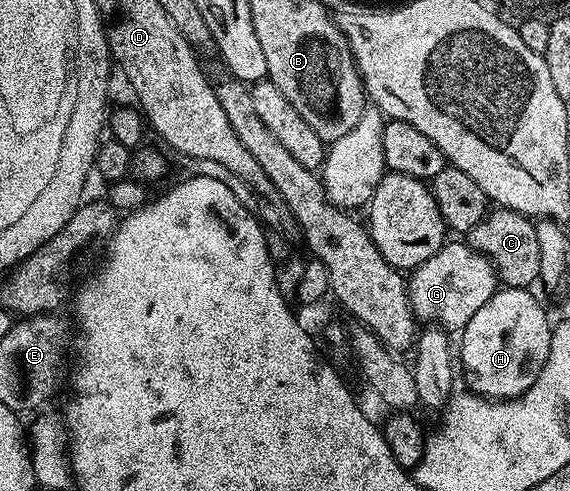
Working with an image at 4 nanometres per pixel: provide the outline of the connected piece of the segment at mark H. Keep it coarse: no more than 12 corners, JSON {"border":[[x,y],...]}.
{"border":[[501,286],[459,332],[469,392],[517,399],[536,384],[553,324]]}

